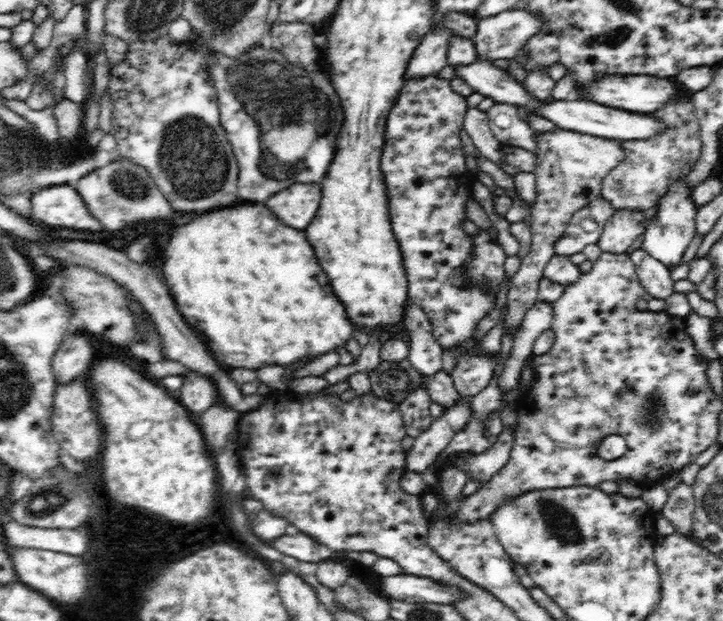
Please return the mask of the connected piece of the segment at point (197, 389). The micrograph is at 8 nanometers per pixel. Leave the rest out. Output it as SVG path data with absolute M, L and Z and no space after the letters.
M191 370L183 376L183 385L180 384L180 403L190 410L195 421L206 408L210 408L218 398L216 387L210 382L209 376L200 376Z

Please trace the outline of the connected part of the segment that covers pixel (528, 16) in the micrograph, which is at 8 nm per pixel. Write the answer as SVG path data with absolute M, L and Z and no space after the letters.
M520 8L478 18L478 28L472 36L476 53L480 59L490 61L512 60L542 30L542 24L544 21L538 15Z

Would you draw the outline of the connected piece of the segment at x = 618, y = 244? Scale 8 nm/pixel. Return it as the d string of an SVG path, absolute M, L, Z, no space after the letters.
M616 210L606 221L597 245L601 252L622 254L646 227L644 210Z

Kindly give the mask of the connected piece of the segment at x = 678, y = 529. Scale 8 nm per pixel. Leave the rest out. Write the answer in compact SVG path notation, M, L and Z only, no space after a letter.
M680 482L672 492L668 493L668 499L663 507L662 514L666 520L673 524L676 534L685 536L688 540L696 541L692 532L694 508L693 487Z

